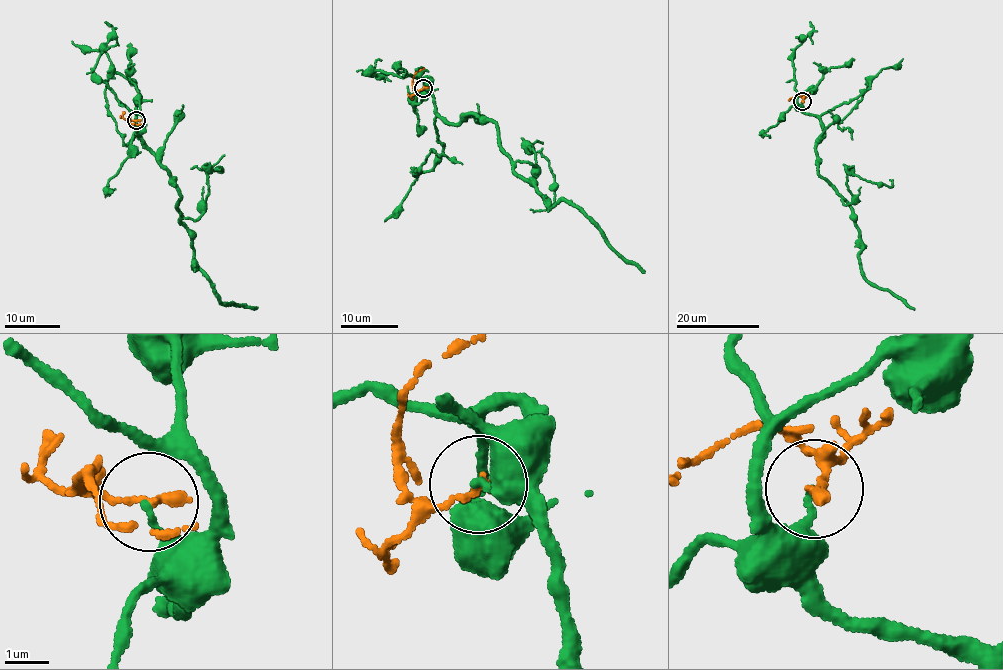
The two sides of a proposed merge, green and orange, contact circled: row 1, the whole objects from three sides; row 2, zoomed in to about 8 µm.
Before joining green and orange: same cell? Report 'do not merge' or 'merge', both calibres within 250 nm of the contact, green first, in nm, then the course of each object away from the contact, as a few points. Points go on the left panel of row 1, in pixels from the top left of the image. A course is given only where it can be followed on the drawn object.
do not merge | 160/280 nm | green via (135, 121), (138, 134), (179, 196), (179, 220), (190, 237), (196, 267), (215, 296), (221, 303), (258, 307) | orange via (135, 121), (128, 117), (130, 123), (142, 123)

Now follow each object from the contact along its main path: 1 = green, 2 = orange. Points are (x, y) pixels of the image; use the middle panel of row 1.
1: (423, 87), (449, 123), (469, 114), (494, 124), (524, 180), (553, 205), (575, 207), (645, 271)
2: (423, 87), (416, 90), (413, 83), (414, 75), (423, 67)

